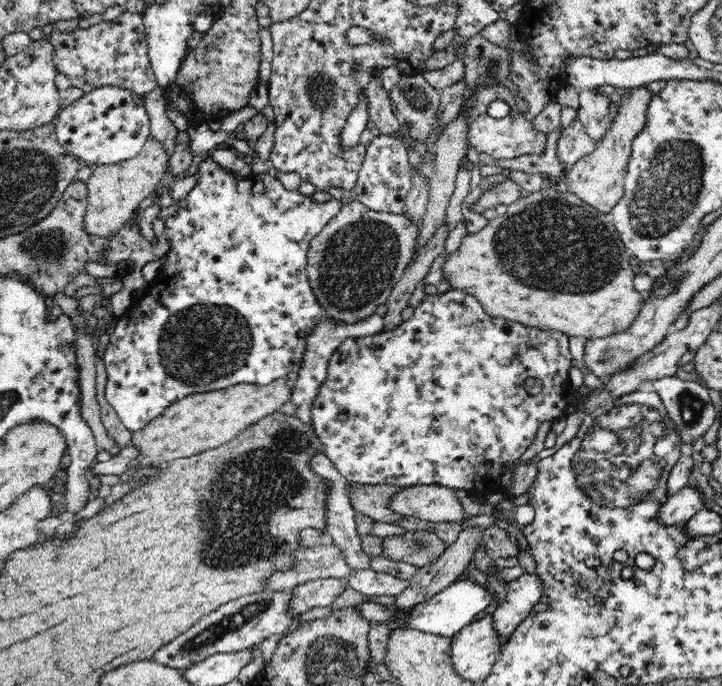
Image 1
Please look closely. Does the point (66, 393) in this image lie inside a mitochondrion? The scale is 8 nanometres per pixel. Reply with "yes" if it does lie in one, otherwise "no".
no

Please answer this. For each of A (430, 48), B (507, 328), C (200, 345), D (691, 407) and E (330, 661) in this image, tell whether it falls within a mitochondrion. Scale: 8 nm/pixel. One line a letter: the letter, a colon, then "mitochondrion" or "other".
A: other
B: other
C: mitochondrion
D: mitochondrion
E: mitochondrion

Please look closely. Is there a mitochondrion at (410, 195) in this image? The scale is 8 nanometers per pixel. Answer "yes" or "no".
no

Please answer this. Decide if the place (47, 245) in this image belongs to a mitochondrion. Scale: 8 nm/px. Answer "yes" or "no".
yes

